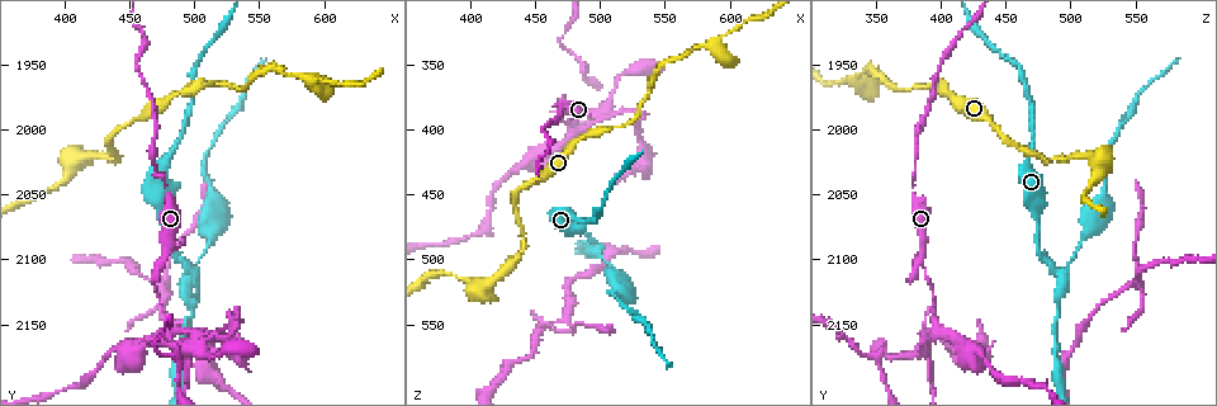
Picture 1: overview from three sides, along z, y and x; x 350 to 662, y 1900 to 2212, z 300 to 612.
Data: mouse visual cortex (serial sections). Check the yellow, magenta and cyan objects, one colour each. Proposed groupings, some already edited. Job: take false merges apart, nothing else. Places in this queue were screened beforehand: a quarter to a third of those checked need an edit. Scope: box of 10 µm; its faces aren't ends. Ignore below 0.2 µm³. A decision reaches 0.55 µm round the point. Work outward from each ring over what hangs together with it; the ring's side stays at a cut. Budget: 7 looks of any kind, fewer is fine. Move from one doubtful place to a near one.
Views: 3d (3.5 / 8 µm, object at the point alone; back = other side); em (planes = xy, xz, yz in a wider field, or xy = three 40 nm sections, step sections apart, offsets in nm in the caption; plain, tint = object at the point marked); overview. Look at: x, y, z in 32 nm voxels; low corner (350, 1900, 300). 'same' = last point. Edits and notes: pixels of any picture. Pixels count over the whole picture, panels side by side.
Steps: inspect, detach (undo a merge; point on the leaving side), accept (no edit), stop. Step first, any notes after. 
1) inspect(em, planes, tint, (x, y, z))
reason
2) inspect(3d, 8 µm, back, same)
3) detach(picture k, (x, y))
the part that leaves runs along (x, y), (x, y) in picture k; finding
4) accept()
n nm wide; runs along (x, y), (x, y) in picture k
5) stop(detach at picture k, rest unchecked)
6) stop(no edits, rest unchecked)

inspect(3d, 8 µm, (498, 2110, 494))
a fork

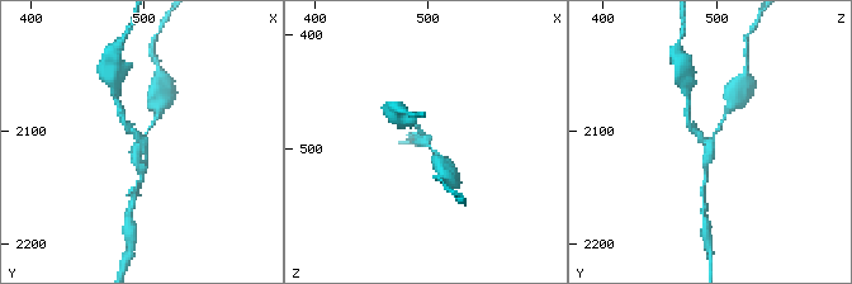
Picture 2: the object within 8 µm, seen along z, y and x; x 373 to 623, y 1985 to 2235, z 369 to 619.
inspect(3d, 3.5 µm, same)
zoom in

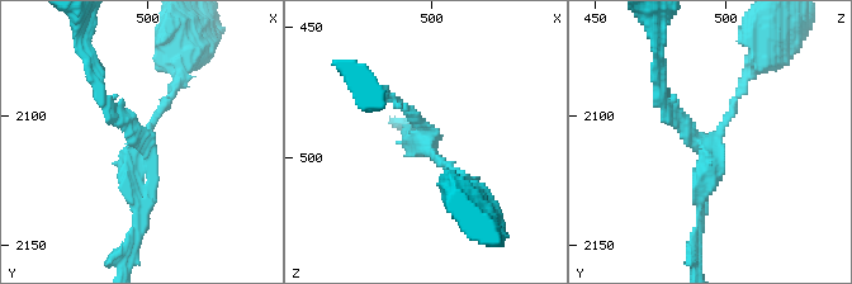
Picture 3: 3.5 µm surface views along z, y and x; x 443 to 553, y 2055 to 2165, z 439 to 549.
inspect(em, planes, tint, (498, 2111, 494))
3 arms; arms of 100, 150, 200 nm

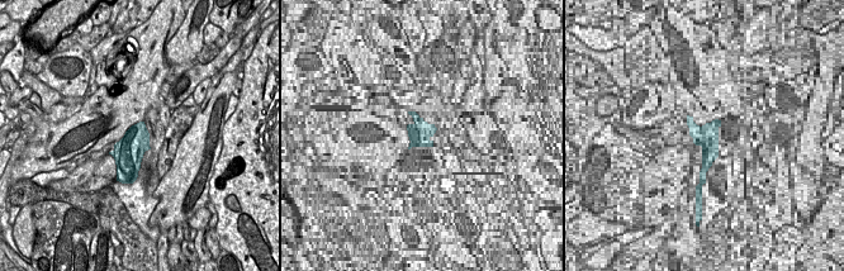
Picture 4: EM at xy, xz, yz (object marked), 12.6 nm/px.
detach(picture 3, (171, 94))
the part that leaves runs along (429, 148), (464, 178), (468, 200) in picture 3; a second cell is stuck on

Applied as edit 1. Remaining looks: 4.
inspect(3d, 3.5 µm, (410, 2024, 522))
sharp bend

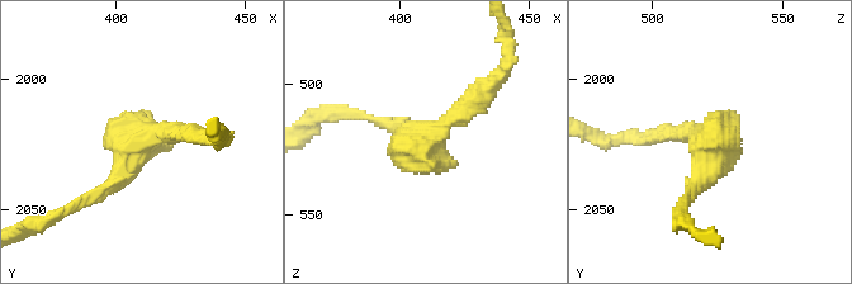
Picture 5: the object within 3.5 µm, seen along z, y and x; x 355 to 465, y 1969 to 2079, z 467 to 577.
inspect(em, xy, step 2, tint, (411, 2023, 521))
arms of 200, 250 nm

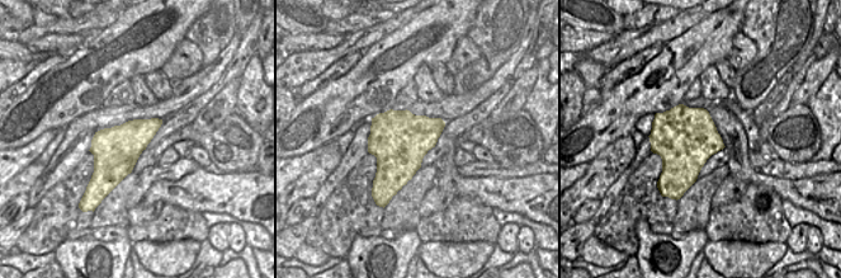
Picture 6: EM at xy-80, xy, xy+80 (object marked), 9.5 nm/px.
accept()
runs along (209, 137), (143, 137), (93, 199) in picture 5; one cell here

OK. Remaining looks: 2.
inspect(3d, 3.5 µm, (474, 2100, 386))
calibre changes

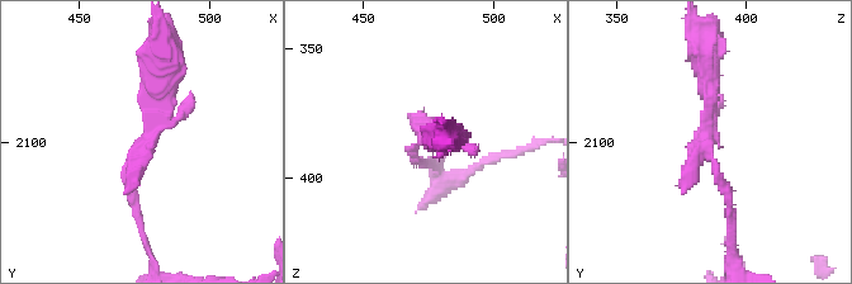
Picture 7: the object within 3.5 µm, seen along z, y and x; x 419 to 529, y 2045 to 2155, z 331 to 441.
inspect(em, planes, tint, (475, 2101, 384))

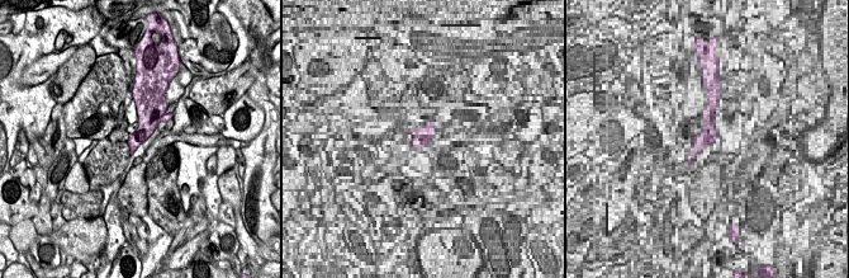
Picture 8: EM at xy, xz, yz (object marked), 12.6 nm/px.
detach(picture 7, (133, 166))
260 nm wide; border along (136, 102), (165, 109) in picture 8; two cells meet here

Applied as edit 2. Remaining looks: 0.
stop(detach at picture 3, detach at picture 7, rest unchecked)

